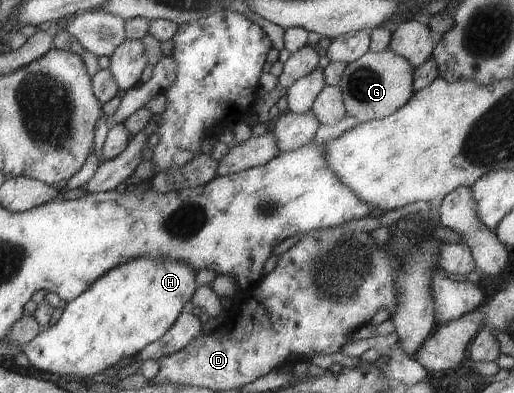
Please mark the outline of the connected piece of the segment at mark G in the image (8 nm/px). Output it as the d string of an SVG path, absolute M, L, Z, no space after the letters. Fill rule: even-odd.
M389 48L382 52L372 53L366 51L359 59L348 63L341 74L339 87L341 97L345 108L345 114L355 118L358 123L381 119L398 110L414 93L412 88L413 68L397 54L394 54Z

